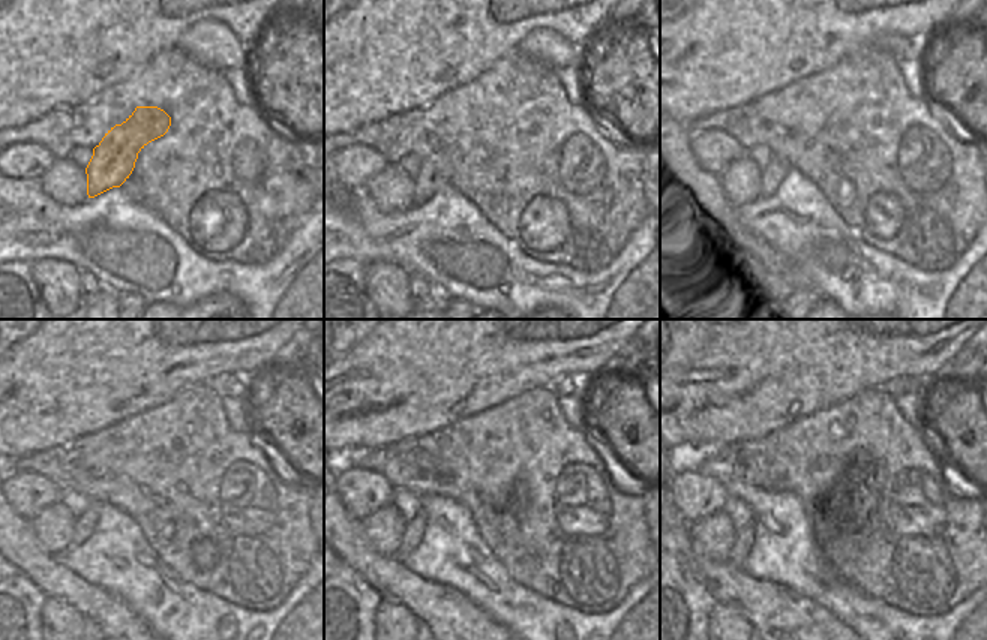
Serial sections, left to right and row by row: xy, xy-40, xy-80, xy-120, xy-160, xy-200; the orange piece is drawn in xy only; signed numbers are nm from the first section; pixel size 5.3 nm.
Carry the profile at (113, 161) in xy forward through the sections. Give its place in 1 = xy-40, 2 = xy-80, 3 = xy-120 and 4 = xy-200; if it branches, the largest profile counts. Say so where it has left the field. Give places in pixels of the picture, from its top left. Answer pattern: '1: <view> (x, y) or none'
1: xy-40 (437, 170)
2: xy-80 (771, 171)
3: xy-120 (84, 525)
4: xy-200 (744, 538)

